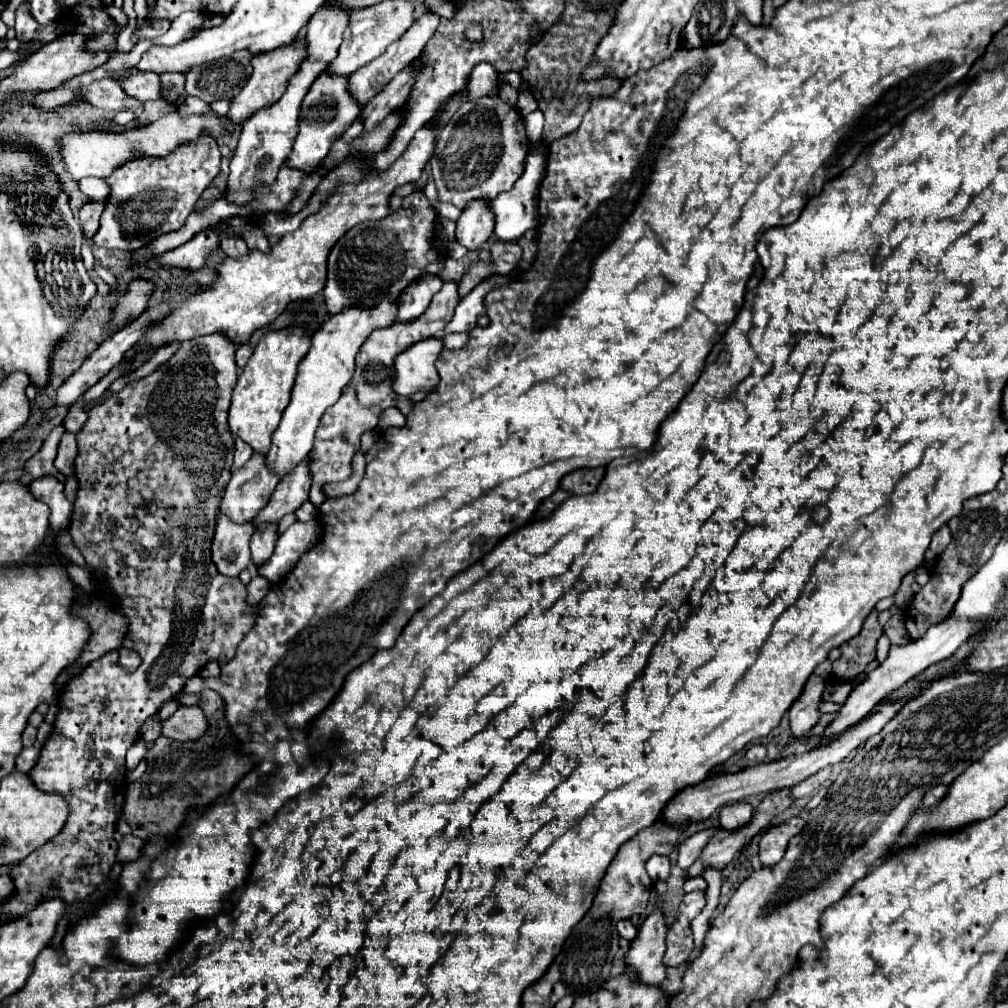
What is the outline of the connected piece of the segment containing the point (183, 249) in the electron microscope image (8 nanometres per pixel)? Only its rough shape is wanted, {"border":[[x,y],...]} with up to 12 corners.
{"border":[[210,228],[158,256],[150,268],[202,268],[220,238]]}

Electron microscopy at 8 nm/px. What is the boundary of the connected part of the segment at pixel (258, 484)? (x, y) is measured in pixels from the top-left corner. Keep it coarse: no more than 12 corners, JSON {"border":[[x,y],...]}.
{"border":[[264,454],[226,486],[220,512],[248,522],[268,504],[280,480]]}

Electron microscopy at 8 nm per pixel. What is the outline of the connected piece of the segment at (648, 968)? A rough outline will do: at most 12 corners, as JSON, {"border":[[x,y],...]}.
{"border":[[652,912],[624,956],[640,982],[666,978],[664,916]]}

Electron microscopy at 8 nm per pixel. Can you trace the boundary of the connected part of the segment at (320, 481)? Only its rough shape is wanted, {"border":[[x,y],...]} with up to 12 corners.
{"border":[[444,282],[414,322],[374,330],[316,430],[310,502],[352,474],[360,436],[396,406],[394,358],[452,320]]}

